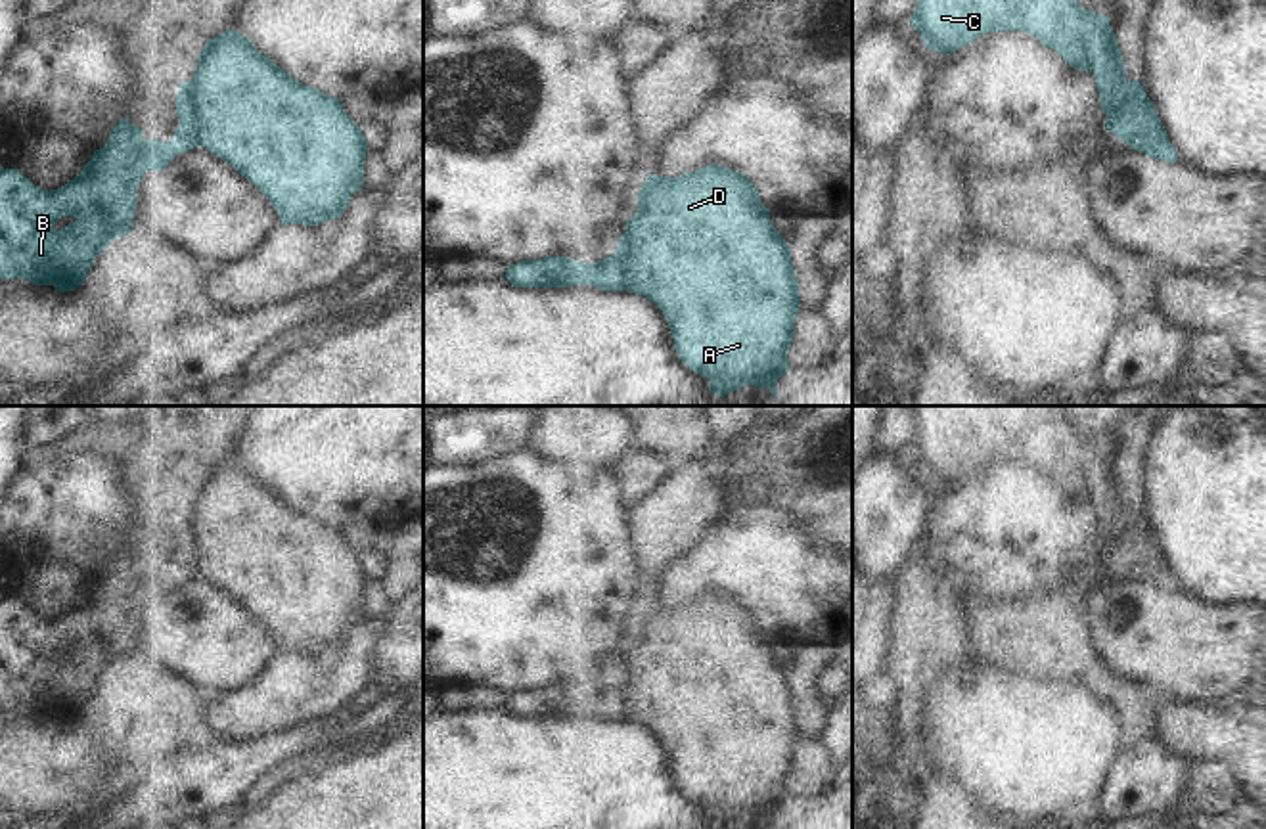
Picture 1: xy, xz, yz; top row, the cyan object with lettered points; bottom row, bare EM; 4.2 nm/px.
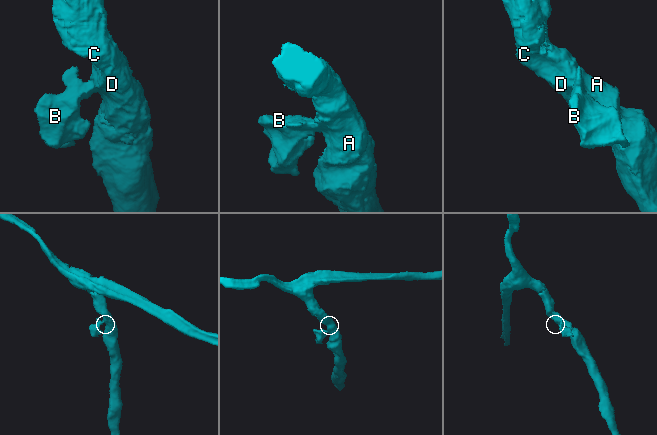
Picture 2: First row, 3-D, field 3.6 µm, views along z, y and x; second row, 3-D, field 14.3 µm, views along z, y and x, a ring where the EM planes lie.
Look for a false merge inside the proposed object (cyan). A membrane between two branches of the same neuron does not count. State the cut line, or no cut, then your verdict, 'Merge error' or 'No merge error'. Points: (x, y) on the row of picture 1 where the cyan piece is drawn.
Split along xz (615, 251), (627, 290). Merge error.

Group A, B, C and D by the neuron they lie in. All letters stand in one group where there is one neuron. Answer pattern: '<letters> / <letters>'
A C D / B

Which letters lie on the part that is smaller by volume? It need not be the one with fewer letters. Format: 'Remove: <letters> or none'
Remove: B

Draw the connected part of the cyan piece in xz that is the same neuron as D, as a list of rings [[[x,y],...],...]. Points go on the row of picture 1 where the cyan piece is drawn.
[[[714,163],[674,178],[649,172],[617,253],[626,291],[661,308],[682,364],[709,377],[711,392],[724,398],[755,385],[778,396],[776,383],[789,371],[799,281],[791,251],[745,174]]]

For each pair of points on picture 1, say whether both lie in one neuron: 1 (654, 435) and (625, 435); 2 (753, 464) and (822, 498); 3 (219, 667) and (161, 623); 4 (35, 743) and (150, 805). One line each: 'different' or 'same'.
1: different
2: same
3: same
4: different

